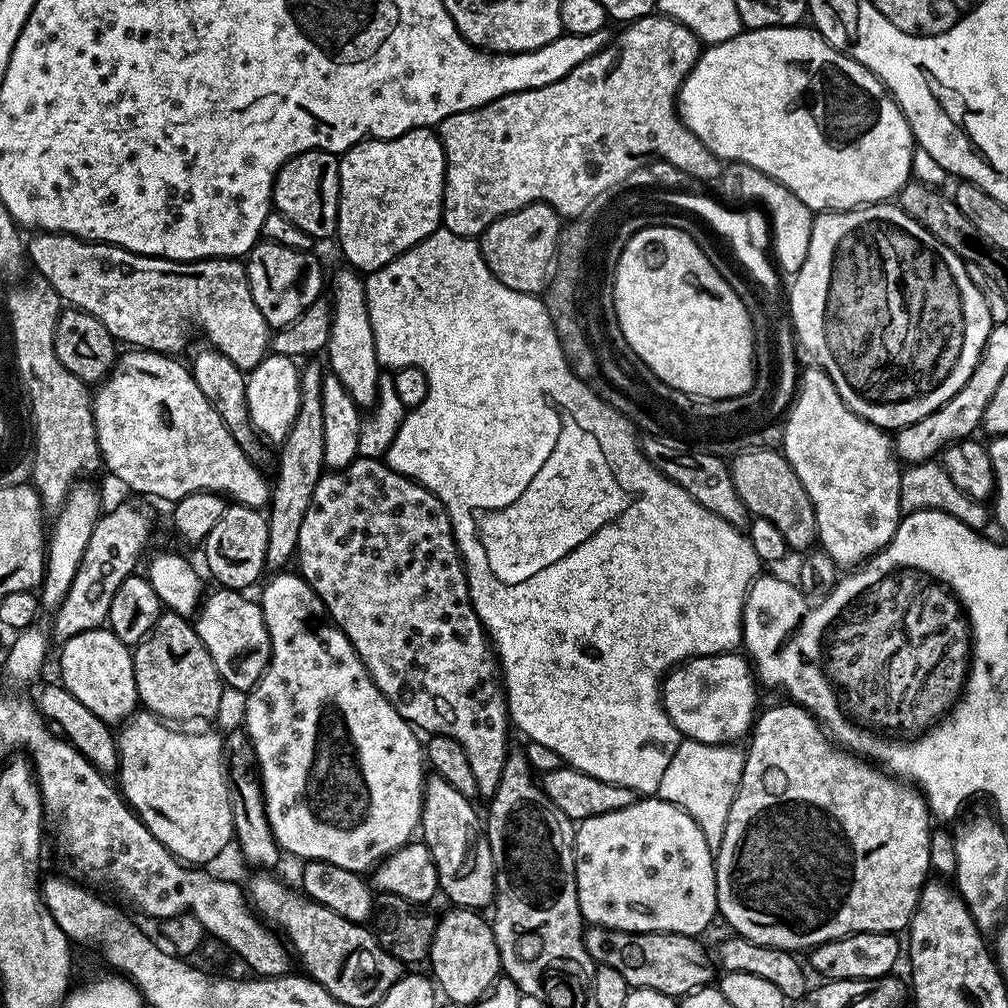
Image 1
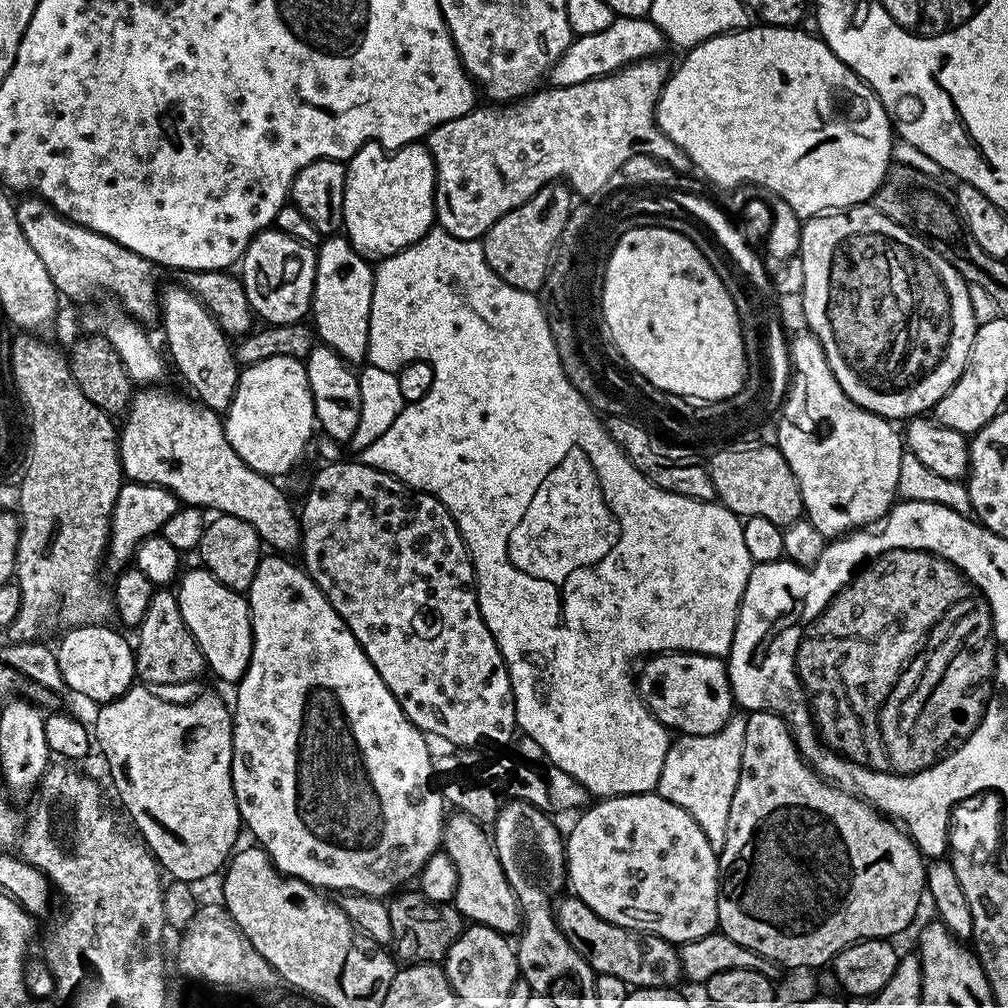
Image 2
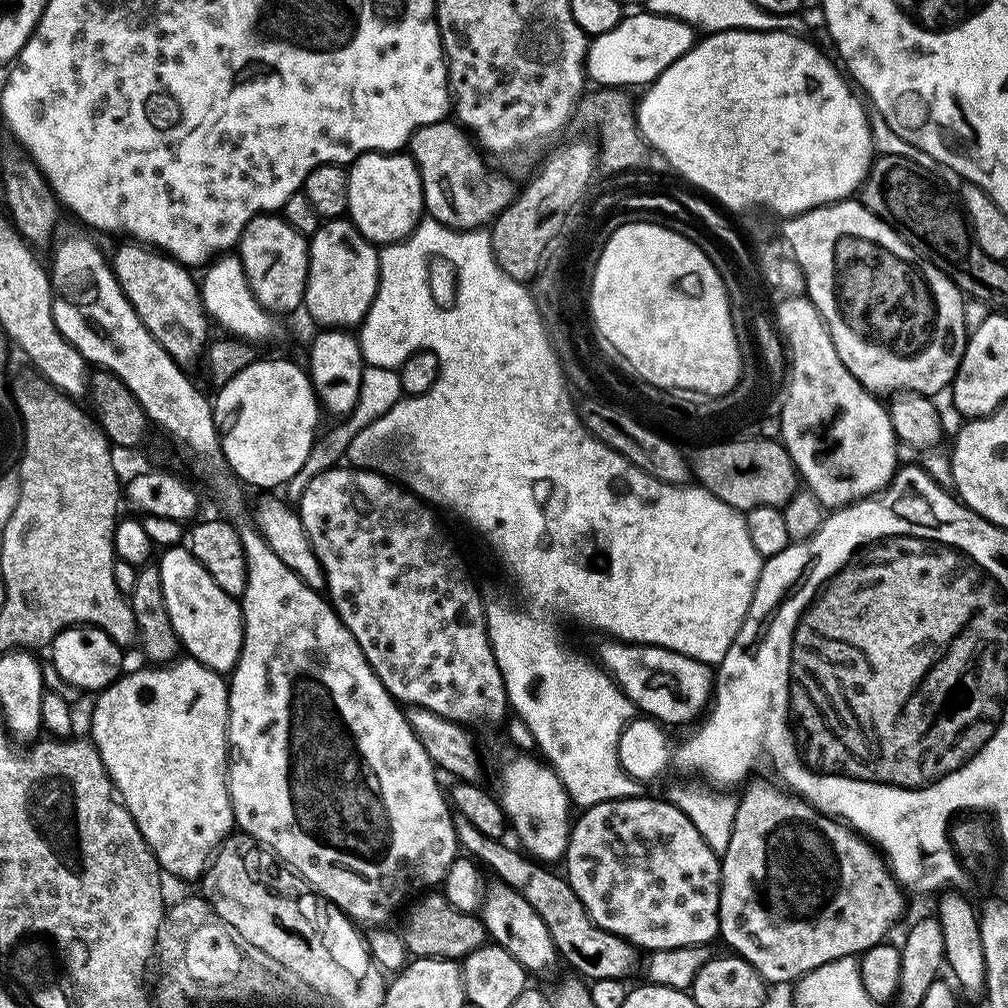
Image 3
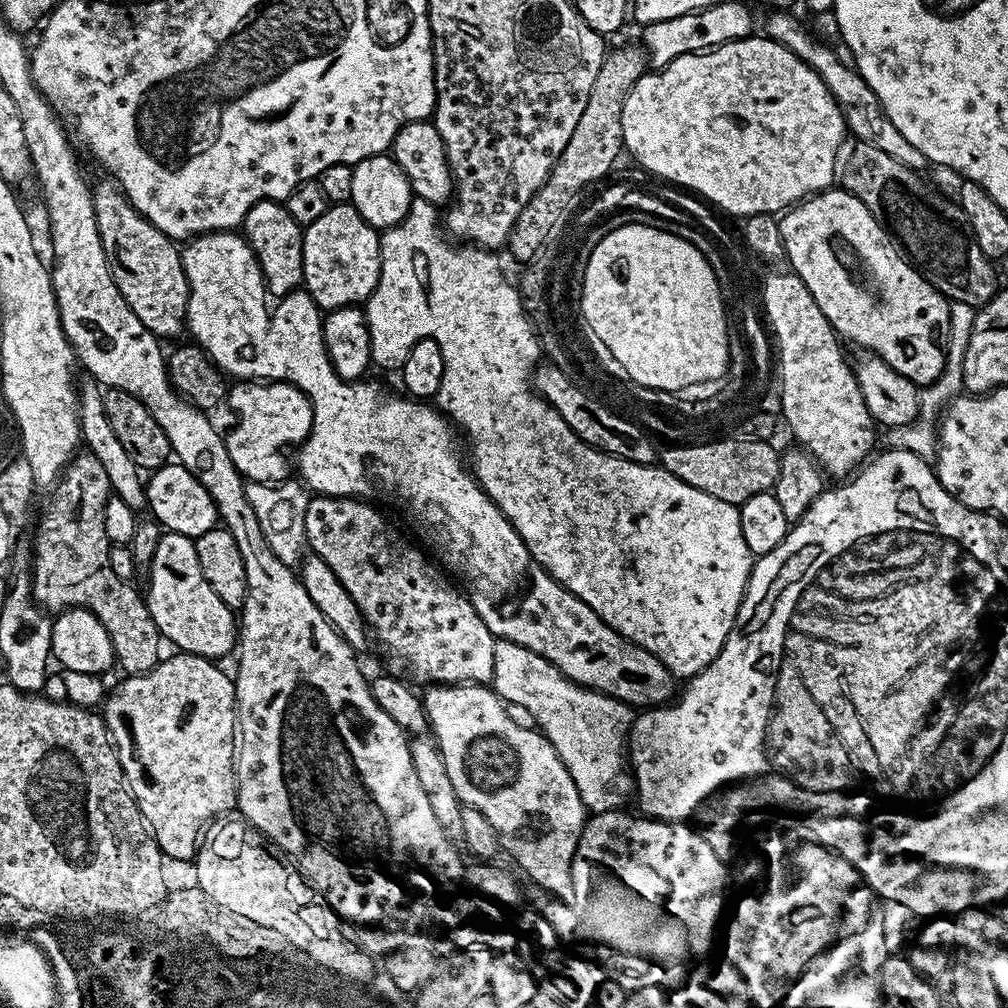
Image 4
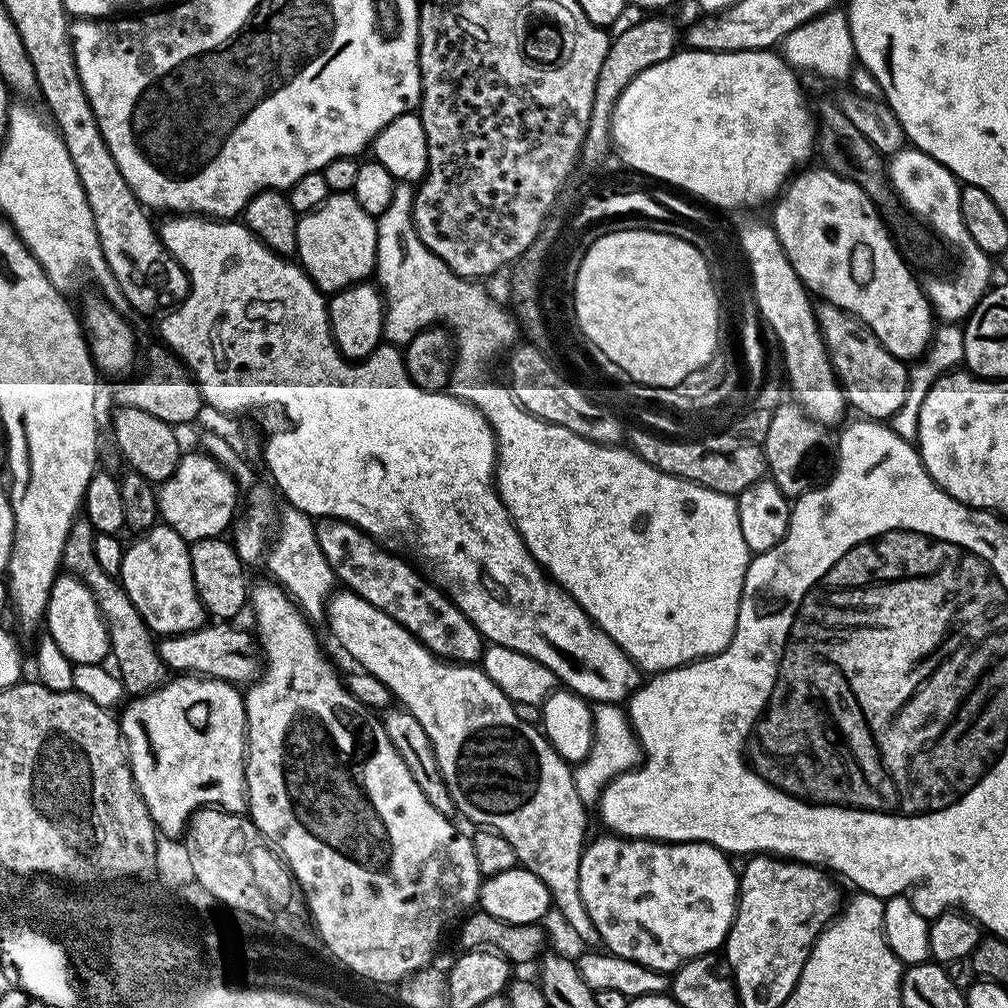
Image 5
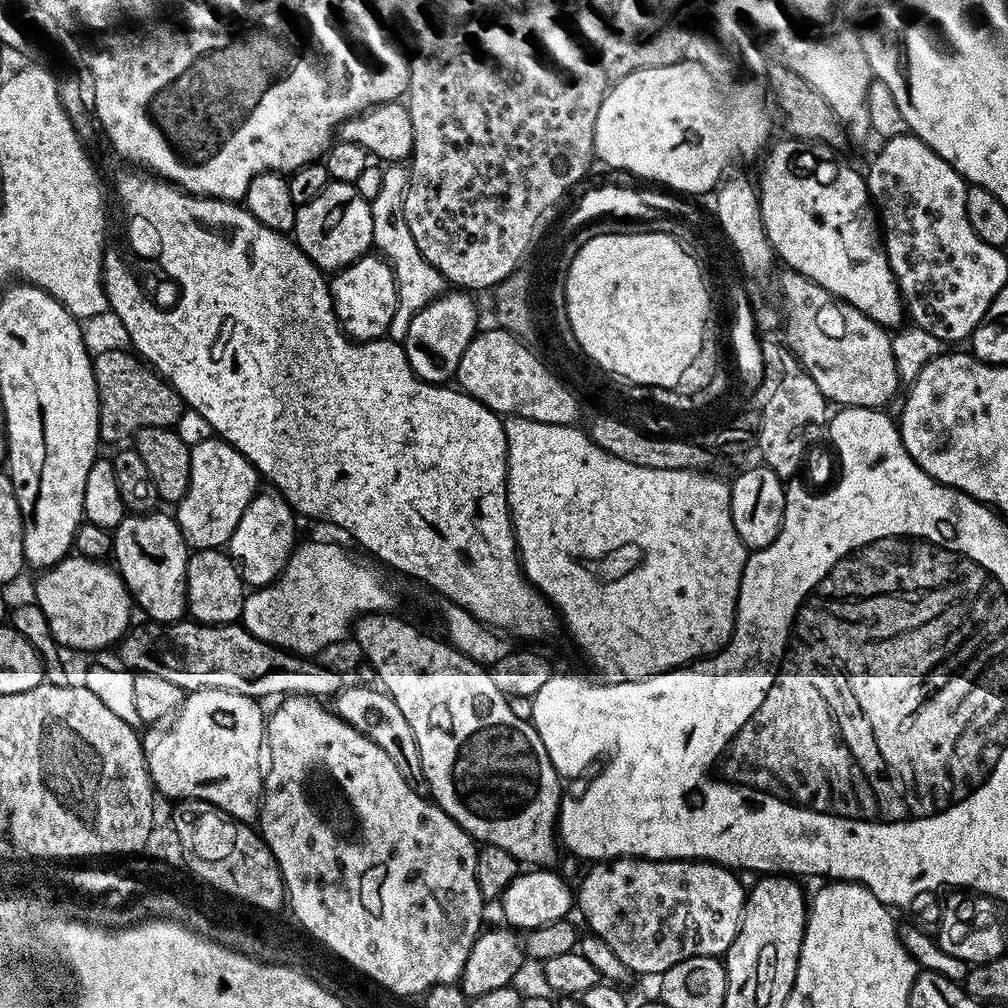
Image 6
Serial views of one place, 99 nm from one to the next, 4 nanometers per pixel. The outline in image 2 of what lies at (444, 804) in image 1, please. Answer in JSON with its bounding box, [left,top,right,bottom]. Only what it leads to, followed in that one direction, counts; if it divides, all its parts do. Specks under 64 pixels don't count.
[442,811,522,933]

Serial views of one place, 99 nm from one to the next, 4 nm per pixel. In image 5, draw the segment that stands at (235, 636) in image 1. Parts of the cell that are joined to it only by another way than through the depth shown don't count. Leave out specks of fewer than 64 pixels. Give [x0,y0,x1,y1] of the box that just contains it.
[118,522,206,638]

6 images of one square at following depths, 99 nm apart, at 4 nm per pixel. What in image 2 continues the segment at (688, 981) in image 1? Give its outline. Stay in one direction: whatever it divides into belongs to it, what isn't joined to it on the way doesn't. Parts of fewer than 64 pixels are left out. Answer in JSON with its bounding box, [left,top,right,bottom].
[554,894,681,990]

